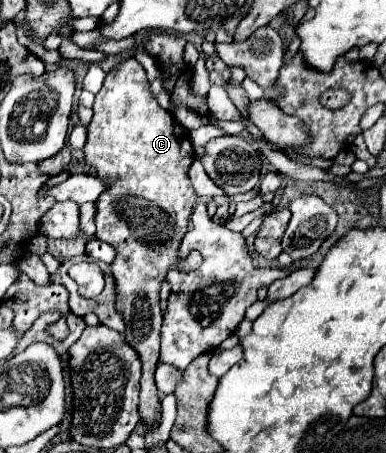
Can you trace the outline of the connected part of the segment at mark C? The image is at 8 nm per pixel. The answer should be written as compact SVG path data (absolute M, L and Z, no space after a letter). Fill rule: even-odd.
M131 58L131 60L125 60L123 64L119 64L115 70L111 70L111 72L107 74L105 82L103 82L103 88L99 90L99 94L97 94L97 98L95 98L95 104L93 104L93 120L91 120L91 124L89 124L89 140L87 140L85 148L83 148L83 154L85 154L85 164L87 164L97 176L101 176L101 180L109 180L109 188L107 188L107 190L99 196L99 200L95 202L95 206L97 206L97 212L95 212L97 232L95 232L95 236L101 238L103 242L109 242L109 244L117 250L117 256L115 256L115 260L113 260L113 264L111 264L111 272L113 272L115 288L117 288L117 312L121 312L121 314L123 314L123 320L125 320L125 328L127 328L127 330L125 330L125 342L127 342L131 348L135 348L135 352L139 354L139 360L141 360L141 364L143 364L143 368L141 368L139 414L141 414L141 420L149 426L147 432L153 432L153 430L157 430L157 426L159 426L159 422L161 422L161 396L159 396L159 390L157 390L155 380L153 380L155 366L157 366L157 362L159 362L161 322L163 322L163 312L161 312L161 308L159 308L159 290L161 290L161 284L163 284L165 274L169 272L169 268L179 266L181 270L197 270L197 268L201 266L201 260L203 260L197 250L193 250L187 258L179 258L179 256L177 256L179 246L181 246L181 240L183 240L183 236L185 236L185 232L187 232L189 216L191 216L193 206L195 206L195 202L197 202L197 194L195 194L195 190L193 190L193 186L191 186L191 182L189 182L189 176L187 176L187 170L189 170L189 166L191 166L191 162L193 162L193 158L195 158L195 150L193 150L193 144L191 144L191 140L189 140L189 130L187 130L185 126L181 126L181 124L173 118L173 114L171 114L169 110L163 110L163 108L159 106L157 98L155 98L153 92L151 92L151 86L149 86L149 80L147 80L147 72L143 70L143 66L141 66L137 60Z

